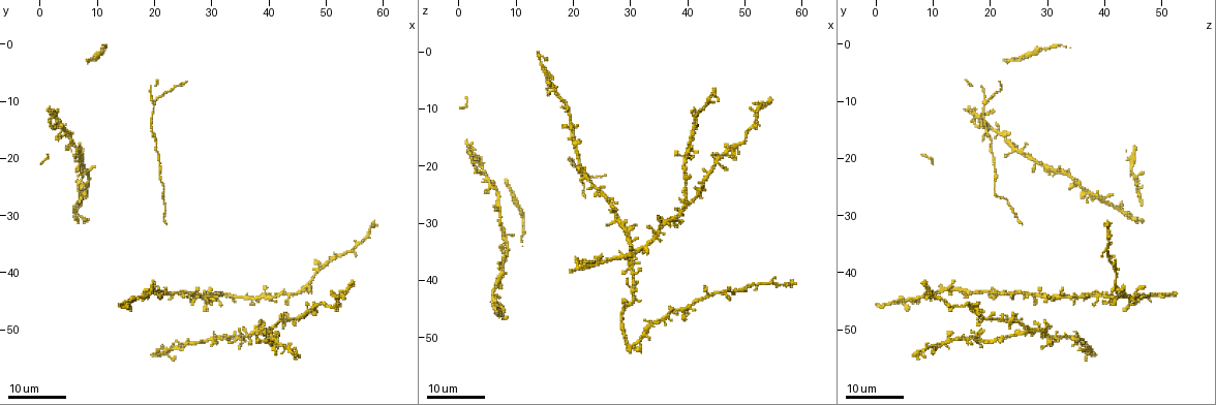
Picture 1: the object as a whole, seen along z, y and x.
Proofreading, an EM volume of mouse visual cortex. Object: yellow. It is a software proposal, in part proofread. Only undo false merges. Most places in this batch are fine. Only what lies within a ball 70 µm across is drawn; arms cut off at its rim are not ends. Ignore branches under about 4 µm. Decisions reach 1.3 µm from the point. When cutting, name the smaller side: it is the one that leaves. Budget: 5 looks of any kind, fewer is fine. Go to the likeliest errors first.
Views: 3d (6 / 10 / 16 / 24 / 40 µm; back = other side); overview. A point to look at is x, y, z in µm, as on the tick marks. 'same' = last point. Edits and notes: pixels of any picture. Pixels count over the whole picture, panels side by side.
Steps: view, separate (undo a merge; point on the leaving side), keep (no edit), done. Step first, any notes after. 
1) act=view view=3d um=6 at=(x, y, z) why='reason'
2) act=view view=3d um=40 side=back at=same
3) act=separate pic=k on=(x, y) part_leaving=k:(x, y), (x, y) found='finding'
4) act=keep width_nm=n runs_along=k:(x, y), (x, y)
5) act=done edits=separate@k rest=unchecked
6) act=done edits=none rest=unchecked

act=view view=3d um=24 at=(20.0, 10.5, 19.0) why='a fork'

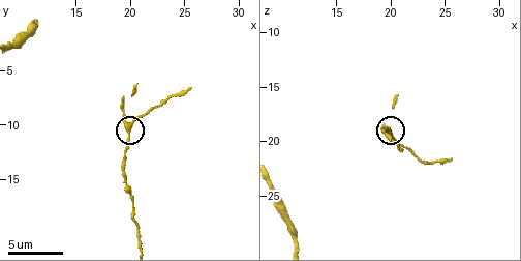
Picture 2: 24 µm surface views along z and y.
act=view view=3d um=10 at=same why='zoom in'

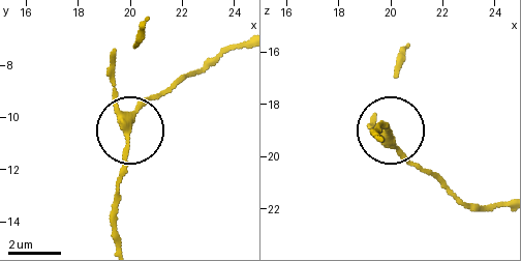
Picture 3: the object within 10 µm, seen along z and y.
act=keep runs_along=3:(117, 240), (113, 213), (125, 147), (134, 120), (163, 89) found='all the same neuron'

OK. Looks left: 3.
act=view view=3d um=24 at=(25.5, 43.5, 24.5)

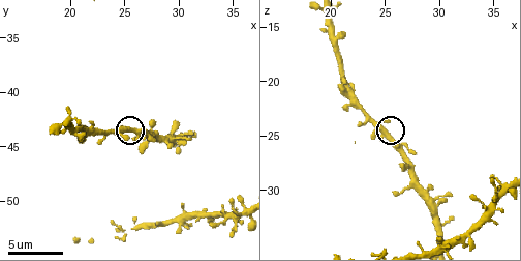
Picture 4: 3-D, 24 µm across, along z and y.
act=view view=3d um=6 at=(25.2, 43.2, 24.6)

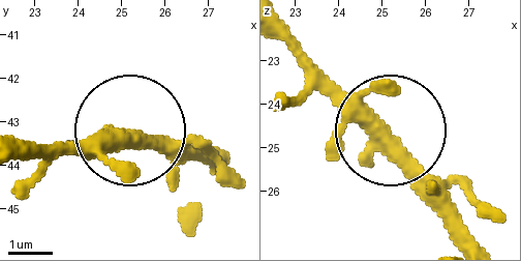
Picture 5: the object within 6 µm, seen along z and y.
act=keep arms=4 found='continuous, no second neuron'

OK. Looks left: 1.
act=done edits=none rest=unchecked

